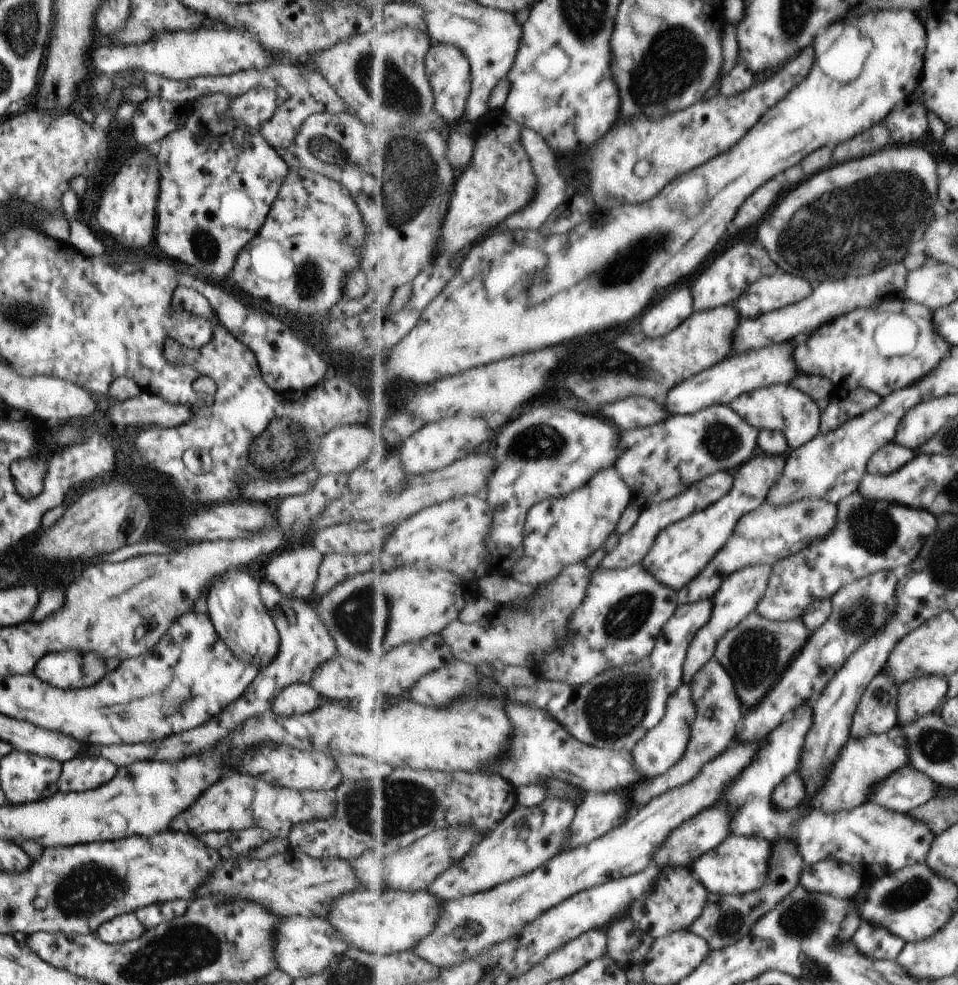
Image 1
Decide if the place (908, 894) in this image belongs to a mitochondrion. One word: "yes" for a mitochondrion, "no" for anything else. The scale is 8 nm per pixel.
yes

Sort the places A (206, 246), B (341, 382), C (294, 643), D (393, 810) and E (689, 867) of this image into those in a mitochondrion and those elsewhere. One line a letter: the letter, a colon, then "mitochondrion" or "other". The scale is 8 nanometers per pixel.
A: mitochondrion
B: other
C: other
D: mitochondrion
E: other

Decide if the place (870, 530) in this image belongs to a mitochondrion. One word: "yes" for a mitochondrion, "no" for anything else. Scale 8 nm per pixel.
yes

